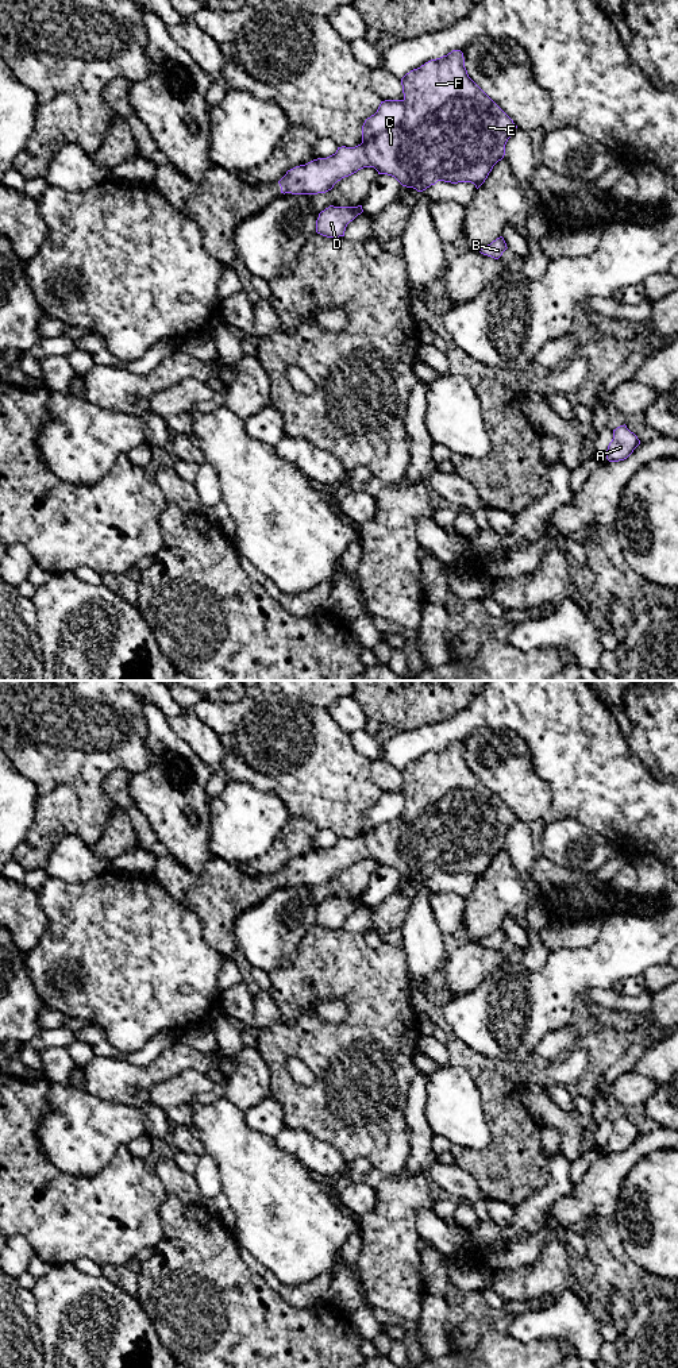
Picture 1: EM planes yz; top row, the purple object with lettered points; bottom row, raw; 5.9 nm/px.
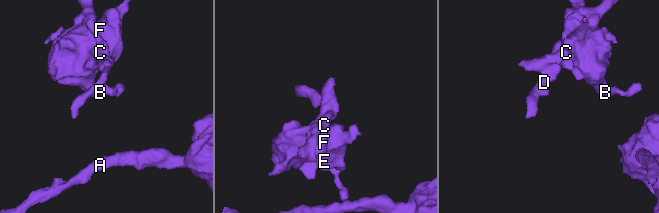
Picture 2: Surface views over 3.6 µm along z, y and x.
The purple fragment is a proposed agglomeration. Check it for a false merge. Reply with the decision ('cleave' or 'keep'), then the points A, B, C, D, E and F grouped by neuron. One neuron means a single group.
cleave; A D / B C E F

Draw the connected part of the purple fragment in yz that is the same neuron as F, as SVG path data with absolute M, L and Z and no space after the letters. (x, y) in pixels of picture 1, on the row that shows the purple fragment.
M461 50L431 59L401 78L405 116L394 127L355 147L338 147L327 158L317 158L286 172L278 181L281 193L325 193L344 177L363 167L394 177L402 186L423 192L438 181L471 182L478 189L493 166L505 155L505 144L517 126L469 77Z

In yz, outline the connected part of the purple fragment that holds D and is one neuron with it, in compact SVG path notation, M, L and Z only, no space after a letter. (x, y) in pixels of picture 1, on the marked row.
M330 205L319 213L316 220L316 232L327 238L344 236L346 227L358 215L363 212L362 205L358 207L334 207Z

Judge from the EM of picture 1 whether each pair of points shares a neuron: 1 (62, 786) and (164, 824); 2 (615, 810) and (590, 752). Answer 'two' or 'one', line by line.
1: two
2: one

